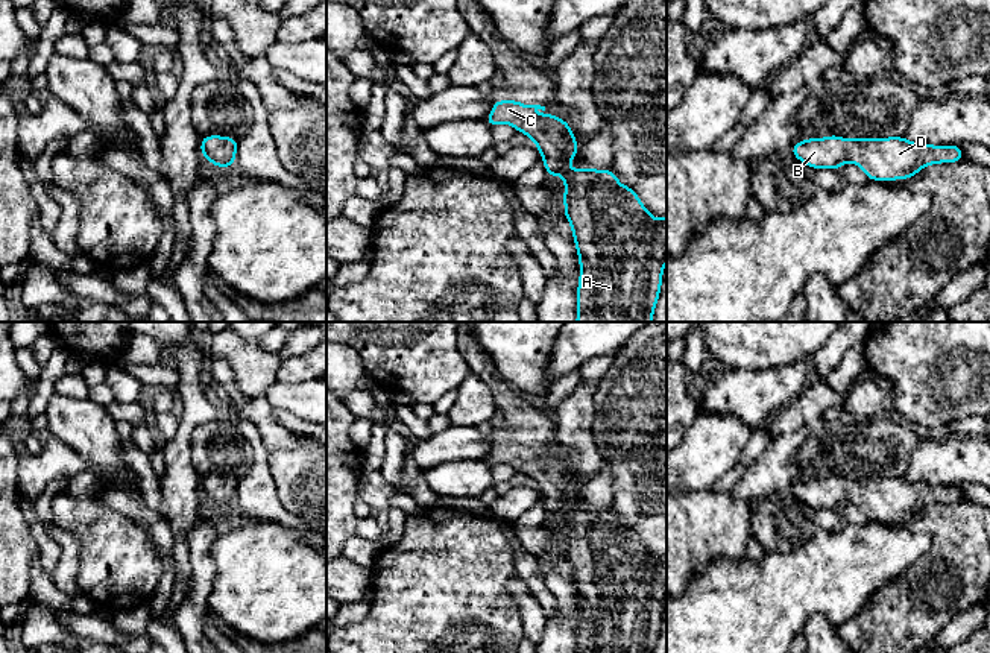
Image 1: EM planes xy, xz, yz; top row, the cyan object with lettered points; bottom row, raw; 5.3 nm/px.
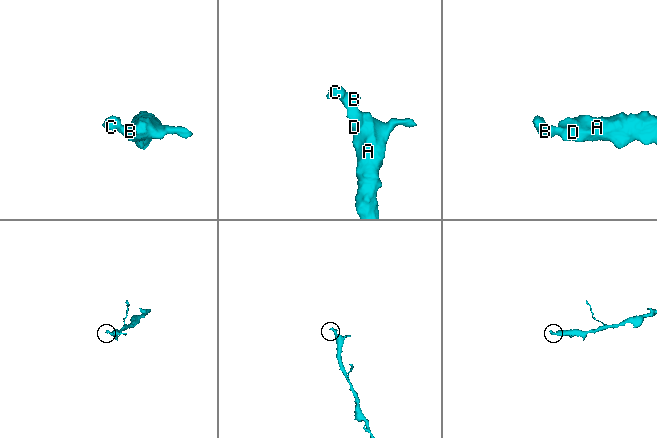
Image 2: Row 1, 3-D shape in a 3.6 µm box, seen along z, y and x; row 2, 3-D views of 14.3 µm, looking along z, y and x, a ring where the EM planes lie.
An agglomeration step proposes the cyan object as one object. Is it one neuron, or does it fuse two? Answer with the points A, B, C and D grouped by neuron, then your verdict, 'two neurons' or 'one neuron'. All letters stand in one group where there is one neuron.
A B C D | one neuron

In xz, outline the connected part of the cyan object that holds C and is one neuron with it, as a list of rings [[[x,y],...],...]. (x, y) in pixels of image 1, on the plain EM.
[[[497,439],[484,462],[490,468],[509,463],[534,480],[544,498],[547,518],[563,516],[565,559],[572,566],[580,603],[577,653],[653,653],[667,603],[667,557],[654,559],[629,525],[618,524],[613,510],[566,512],[565,506],[579,494],[579,484],[569,463],[547,454],[545,446]]]

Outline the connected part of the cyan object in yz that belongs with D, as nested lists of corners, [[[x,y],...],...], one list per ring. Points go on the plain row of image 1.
[[[905,477],[808,478],[793,484],[791,495],[814,510],[838,510],[846,501],[853,503],[862,509],[869,521],[910,519],[925,506],[966,500],[958,484],[931,486],[910,483]]]

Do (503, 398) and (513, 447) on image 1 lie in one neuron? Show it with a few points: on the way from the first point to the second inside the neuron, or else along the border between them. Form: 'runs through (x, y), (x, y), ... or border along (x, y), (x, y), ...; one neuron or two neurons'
runs through (512, 410), (513, 435); one neuron

